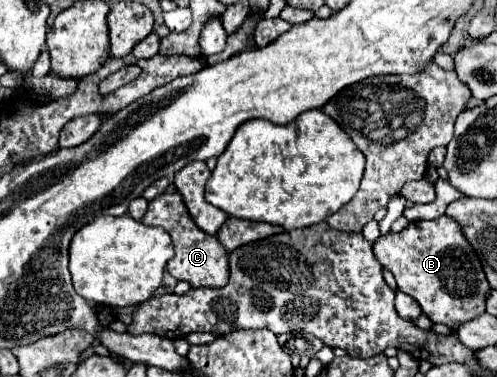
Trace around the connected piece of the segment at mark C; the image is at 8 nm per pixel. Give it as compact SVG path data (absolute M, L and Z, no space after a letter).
M162 193L148 203L148 211L142 217L144 225L162 227L170 233L176 255L168 261L168 273L178 281L188 281L192 287L224 287L230 277L228 269L228 253L218 243L216 237L204 233L190 217L182 197L178 193Z

